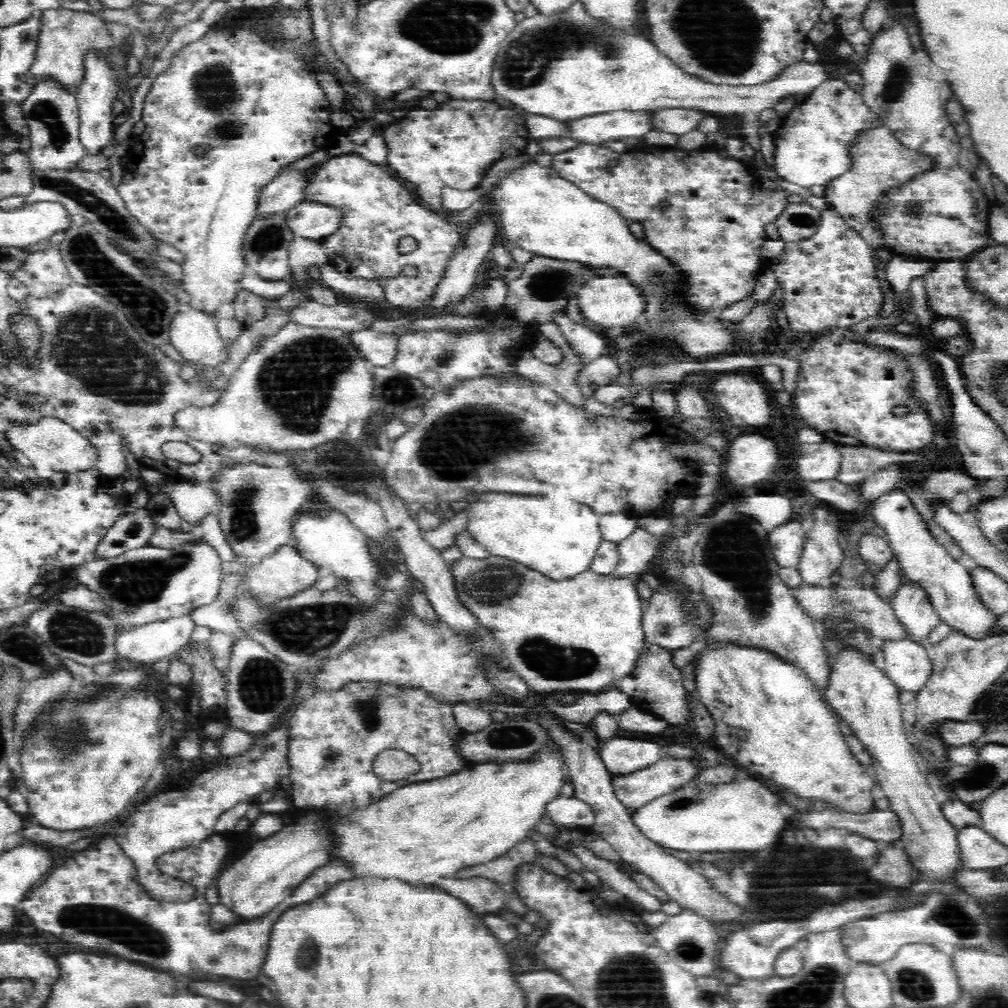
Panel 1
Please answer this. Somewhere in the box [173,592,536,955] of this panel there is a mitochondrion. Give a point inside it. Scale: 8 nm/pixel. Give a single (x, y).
(310, 629)

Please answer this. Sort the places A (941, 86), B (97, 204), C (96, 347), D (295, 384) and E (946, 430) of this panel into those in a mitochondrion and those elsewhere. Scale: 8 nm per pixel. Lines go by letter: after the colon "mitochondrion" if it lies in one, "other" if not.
A: other
B: mitochondrion
C: mitochondrion
D: mitochondrion
E: other

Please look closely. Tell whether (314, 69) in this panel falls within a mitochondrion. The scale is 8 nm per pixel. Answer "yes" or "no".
no

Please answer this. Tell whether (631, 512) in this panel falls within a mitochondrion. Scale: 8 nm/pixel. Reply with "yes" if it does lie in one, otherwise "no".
no

